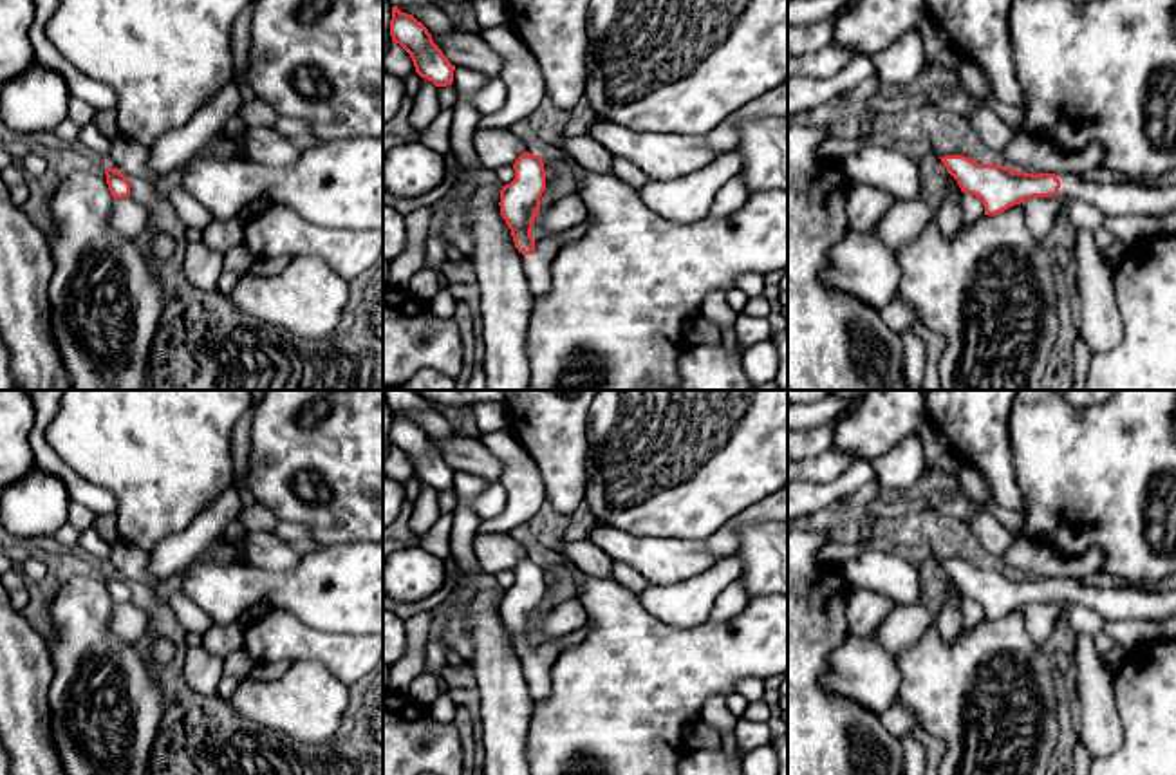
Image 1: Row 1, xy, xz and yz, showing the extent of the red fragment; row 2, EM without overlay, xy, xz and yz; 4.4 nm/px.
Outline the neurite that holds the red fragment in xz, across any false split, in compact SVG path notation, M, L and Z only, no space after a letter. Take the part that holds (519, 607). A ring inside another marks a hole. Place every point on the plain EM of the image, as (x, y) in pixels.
M524 556L513 569L515 584L500 594L500 620L511 634L515 652L522 665L531 705L549 696L551 667L556 661L558 638L533 643L531 634L546 594L546 574L540 560Z

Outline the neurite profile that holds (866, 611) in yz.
M869 589L851 591L845 607L849 632L862 638L874 638L874 632L894 607L896 603L880 593Z

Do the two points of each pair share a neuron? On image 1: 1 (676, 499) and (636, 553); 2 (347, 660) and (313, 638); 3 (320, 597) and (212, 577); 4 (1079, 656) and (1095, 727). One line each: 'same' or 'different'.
1: different
2: same
3: same
4: same

